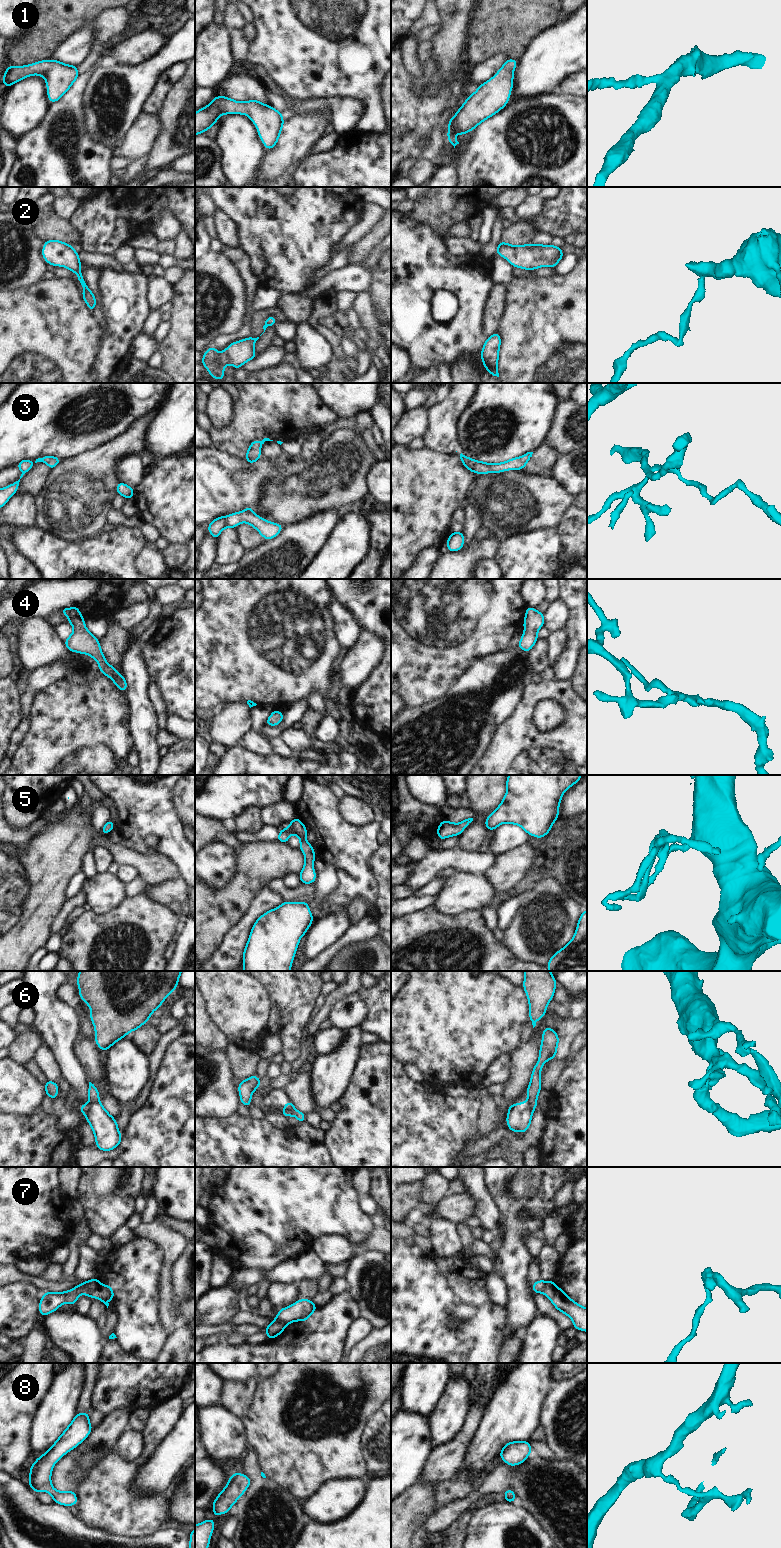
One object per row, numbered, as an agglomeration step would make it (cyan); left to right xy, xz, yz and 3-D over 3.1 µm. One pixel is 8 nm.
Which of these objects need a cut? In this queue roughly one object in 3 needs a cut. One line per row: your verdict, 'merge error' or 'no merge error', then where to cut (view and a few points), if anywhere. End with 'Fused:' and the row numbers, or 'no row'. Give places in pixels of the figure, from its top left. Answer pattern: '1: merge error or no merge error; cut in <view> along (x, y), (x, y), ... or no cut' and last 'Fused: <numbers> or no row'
1: no merge error; no cut
2: no merge error; no cut
3: no merge error; no cut
4: no merge error; no cut
5: no merge error; no cut
6: merge error; cut in xy along (98, 1100), (92, 1100), (83, 1112)
7: merge error; cut in xy along (82, 1283), (90, 1289), (92, 1297)
8: no merge error; no cut
Fused: 6, 7

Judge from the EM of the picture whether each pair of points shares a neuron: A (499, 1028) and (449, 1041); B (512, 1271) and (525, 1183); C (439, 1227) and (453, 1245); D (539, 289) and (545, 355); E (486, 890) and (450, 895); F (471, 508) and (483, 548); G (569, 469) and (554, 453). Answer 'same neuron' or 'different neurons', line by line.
A: same neuron
B: same neuron
C: same neuron
D: same neuron
E: same neuron
F: different neurons
G: different neurons

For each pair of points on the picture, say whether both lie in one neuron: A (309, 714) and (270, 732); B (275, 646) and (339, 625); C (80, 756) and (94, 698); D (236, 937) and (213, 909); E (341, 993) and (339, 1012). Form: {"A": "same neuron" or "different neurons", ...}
{"A": "different neurons", "B": "different neurons", "C": "same neuron", "D": "different neurons", "E": "different neurons"}

